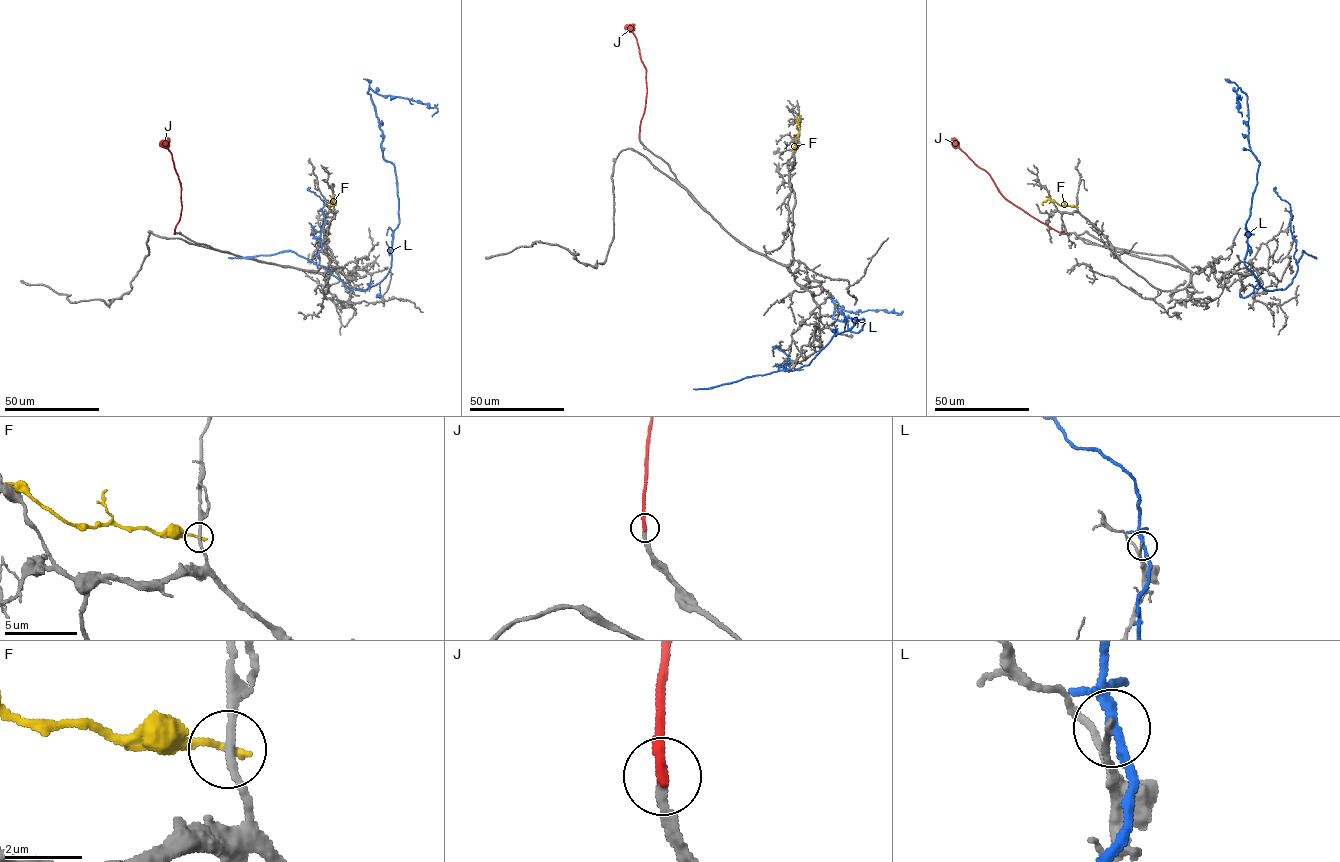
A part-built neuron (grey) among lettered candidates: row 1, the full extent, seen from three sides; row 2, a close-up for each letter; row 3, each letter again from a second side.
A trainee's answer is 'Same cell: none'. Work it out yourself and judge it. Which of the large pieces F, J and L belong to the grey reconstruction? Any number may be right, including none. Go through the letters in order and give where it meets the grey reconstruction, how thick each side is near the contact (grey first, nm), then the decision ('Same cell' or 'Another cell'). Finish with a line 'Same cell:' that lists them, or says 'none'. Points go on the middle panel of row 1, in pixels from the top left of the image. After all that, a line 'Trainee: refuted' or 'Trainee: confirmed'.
F: Touches grey at (793, 149). Thickness 220 nm (grey) against 220 nm. Another cell
J: Touches grey at (639, 138). Thickness 220 nm (grey) against 260 nm. Another cell
L: Touches grey at (788, 364). Thickness 150 nm (grey) against 280 nm. Another cell
Same cell: none
Trainee: confirmed

